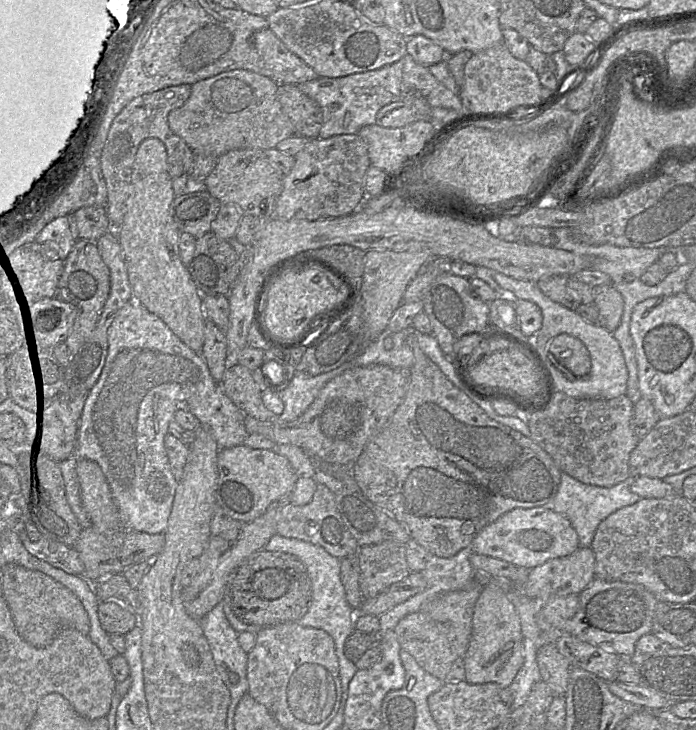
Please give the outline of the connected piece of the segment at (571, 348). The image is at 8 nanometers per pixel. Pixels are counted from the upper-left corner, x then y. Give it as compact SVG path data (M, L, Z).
M559 334L549 345L549 351L561 366L573 372L576 377L586 376L591 370L590 354L578 338Z

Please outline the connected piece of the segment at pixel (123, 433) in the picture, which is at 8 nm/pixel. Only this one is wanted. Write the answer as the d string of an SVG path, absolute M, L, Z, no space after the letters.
M133 297L133 300L119 311L108 329L108 354L98 381L87 394L81 413L76 443L76 454L79 459L94 461L101 468L110 487L114 503L117 507L121 528L124 530L144 532L147 534L163 534L167 528L175 492L179 483L175 480L171 472L164 446L164 439L168 434L170 422L174 420L174 415L179 410L184 410L194 415L196 419L198 419L200 426L215 440L220 450L240 446L248 436L245 428L246 415L232 403L232 401L222 391L220 384L212 378L208 370L208 366L201 354L194 352L186 346L159 317L150 313L147 309L136 302Z

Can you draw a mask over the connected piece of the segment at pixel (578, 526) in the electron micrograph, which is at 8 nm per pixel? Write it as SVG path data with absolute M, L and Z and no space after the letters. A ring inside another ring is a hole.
M562 473L557 494L552 501L552 510L571 522L578 534L580 546L589 548L597 527L604 519L615 511L642 499L630 490L630 484L631 478L611 487L600 487L582 483L568 474Z

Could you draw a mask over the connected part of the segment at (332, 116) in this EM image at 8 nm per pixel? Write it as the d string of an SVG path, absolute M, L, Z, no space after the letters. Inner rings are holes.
M403 59L376 70L337 78L318 77L297 86L322 109L323 125L317 138L358 134L362 127L376 124L376 116L382 107L402 99Z

